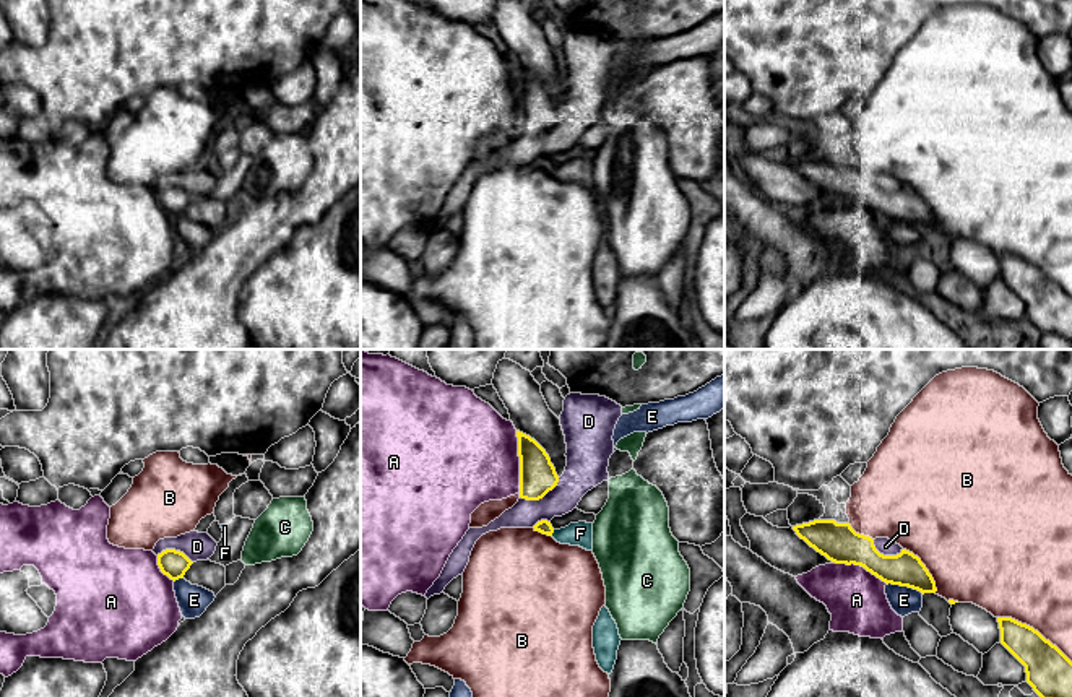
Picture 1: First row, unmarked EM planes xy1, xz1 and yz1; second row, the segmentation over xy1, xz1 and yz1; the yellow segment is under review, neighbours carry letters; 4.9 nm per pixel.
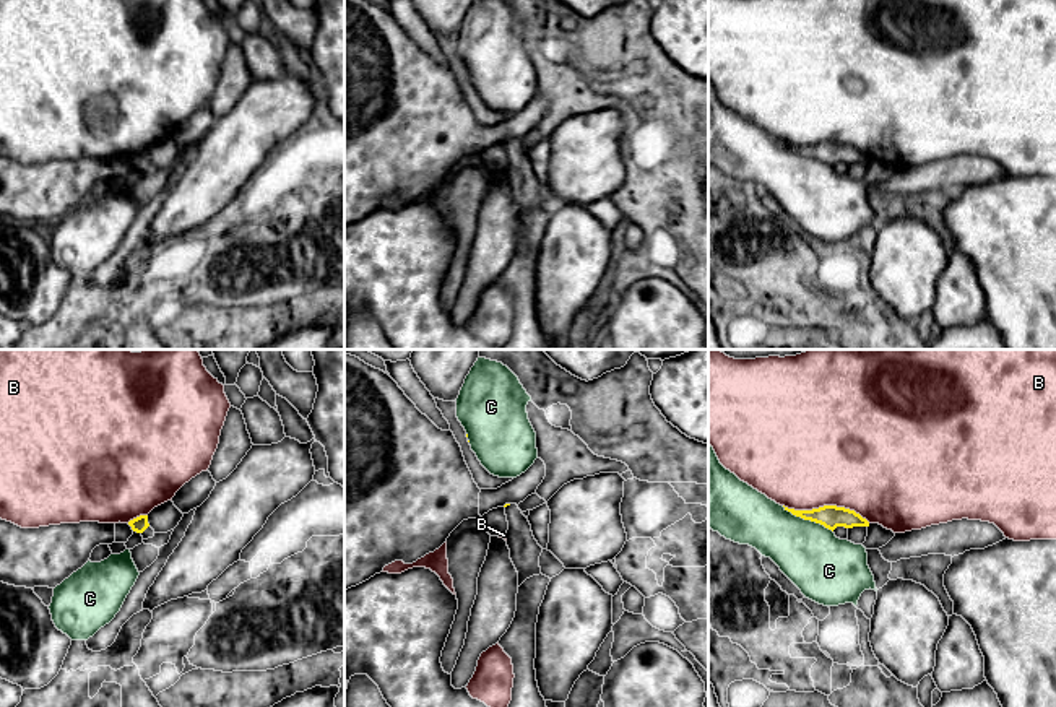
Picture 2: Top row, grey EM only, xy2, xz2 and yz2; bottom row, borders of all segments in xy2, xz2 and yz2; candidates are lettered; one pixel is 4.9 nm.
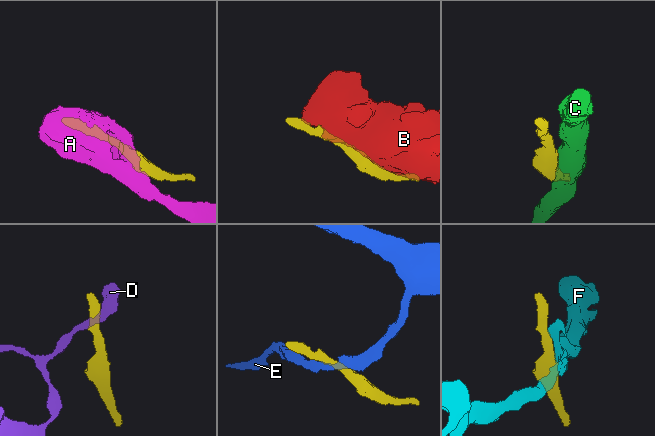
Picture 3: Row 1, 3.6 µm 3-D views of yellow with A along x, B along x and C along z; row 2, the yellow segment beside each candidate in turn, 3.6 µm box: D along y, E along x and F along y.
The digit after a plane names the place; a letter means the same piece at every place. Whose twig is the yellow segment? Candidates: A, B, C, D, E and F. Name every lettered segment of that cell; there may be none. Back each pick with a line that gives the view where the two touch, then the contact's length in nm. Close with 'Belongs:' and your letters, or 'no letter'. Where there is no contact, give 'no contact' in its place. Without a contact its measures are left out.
Belongs: no letter

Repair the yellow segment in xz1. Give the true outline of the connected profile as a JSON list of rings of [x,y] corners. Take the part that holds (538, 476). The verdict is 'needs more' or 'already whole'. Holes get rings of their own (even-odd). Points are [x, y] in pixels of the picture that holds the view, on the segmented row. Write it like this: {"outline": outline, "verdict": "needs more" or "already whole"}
{"outline": [[[517,431],[520,457],[520,497],[539,500],[552,491],[559,476],[546,450],[530,435]]], "verdict": "already whole"}

